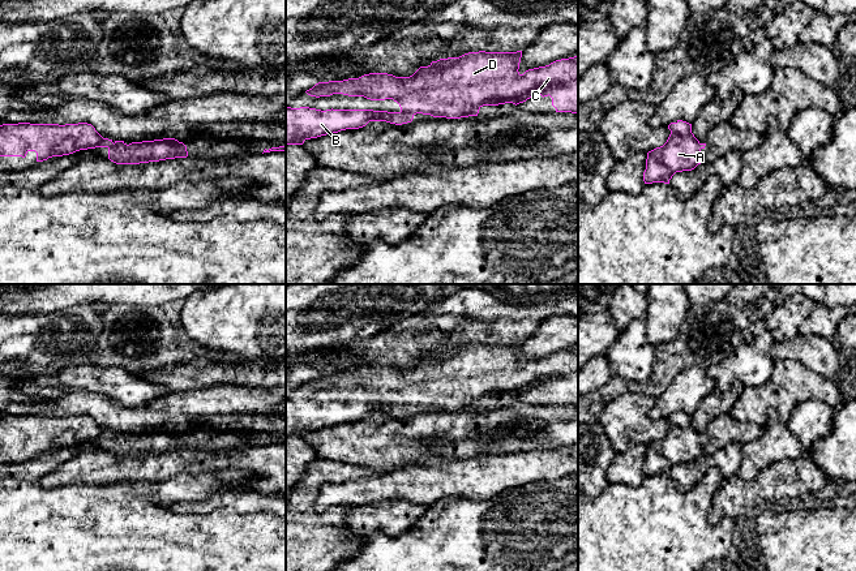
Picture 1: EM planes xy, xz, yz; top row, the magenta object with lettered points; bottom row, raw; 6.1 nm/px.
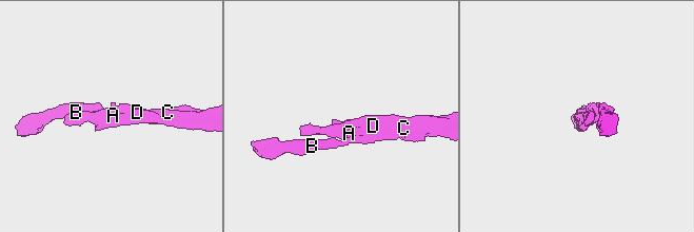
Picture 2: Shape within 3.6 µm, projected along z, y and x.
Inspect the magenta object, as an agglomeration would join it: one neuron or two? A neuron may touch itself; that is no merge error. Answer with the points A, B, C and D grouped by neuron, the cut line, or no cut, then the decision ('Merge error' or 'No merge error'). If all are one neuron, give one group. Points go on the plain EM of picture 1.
Groups: A B C D. No split. No merge error

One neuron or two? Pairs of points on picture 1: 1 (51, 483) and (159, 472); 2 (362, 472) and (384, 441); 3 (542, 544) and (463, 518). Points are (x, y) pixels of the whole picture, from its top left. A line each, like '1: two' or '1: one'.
1: one
2: two
3: one

